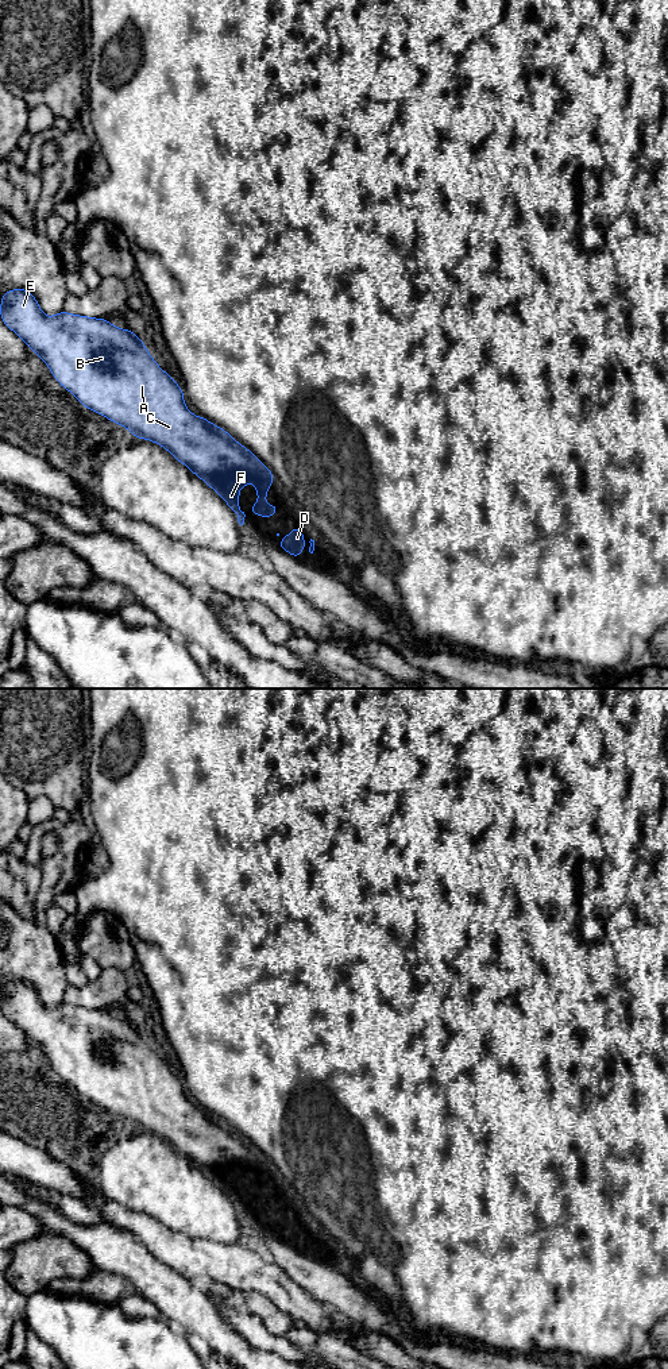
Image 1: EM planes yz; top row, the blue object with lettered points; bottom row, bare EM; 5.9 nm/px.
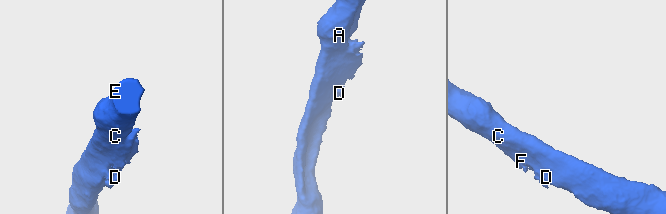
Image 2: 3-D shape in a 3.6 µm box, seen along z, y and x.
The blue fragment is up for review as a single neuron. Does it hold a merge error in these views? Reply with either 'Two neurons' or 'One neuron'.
Two neurons

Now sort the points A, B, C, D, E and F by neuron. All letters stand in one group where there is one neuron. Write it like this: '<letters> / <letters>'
A B C E / D F

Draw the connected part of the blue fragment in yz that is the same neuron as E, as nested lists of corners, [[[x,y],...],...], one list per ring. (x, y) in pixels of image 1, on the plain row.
[[[22,979],[1,987],[0,1007],[5,1018],[38,1045],[59,1076],[82,1098],[126,1118],[132,1129],[162,1137],[174,1150],[202,1165],[256,1164],[239,1138],[215,1126],[186,1099],[185,1083],[159,1058],[131,1021],[117,1019],[107,1010],[70,1006],[66,1002],[47,1009],[34,986]]]

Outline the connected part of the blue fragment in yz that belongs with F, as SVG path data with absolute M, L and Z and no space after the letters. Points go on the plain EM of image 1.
M202 1107L197 1108L201 1111L215 1126L220 1127L231 1137L239 1138L246 1149L255 1157L256 1164L254 1166L247 1166L243 1164L229 1164L227 1166L220 1165L202 1165L197 1161L190 1160L190 1162L201 1169L209 1179L212 1179L223 1192L228 1195L232 1203L236 1204L238 1212L240 1216L244 1215L244 1203L239 1199L239 1181L248 1176L256 1175L255 1184L259 1187L258 1192L254 1195L251 1200L248 1200L255 1207L262 1207L265 1210L271 1210L271 1207L277 1206L278 1196L274 1193L273 1196L266 1198L267 1181L274 1173L274 1165L244 1137L236 1133L227 1122L208 1112Z

